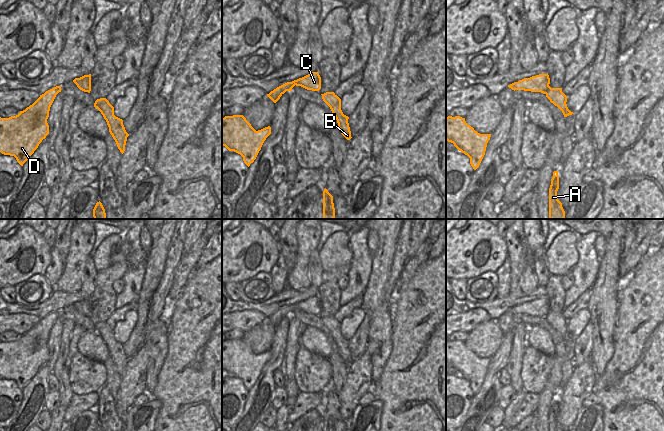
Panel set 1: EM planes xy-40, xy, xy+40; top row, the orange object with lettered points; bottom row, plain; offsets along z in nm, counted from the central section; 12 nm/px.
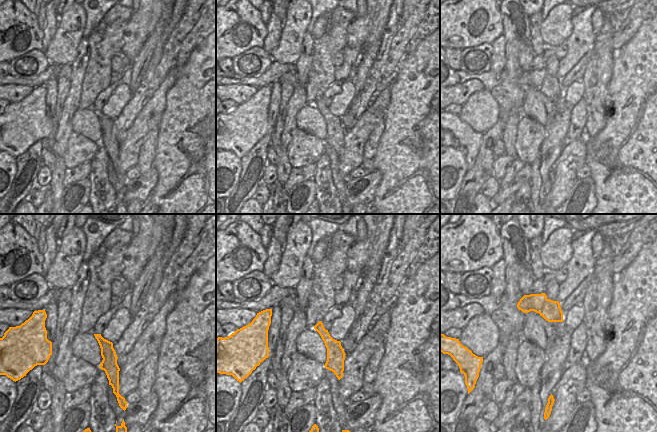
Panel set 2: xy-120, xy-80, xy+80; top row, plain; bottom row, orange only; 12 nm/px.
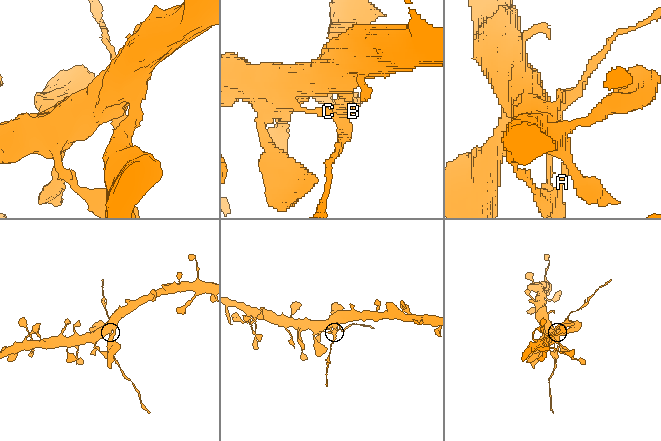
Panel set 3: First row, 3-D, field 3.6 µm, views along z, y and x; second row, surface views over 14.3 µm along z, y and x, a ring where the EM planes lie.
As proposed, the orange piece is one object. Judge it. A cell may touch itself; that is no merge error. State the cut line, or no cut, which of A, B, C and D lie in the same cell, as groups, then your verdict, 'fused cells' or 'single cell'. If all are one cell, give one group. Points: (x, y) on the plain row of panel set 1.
cut in xy along (293, 305), (294, 308), (290, 312); A D / B C; fused cells

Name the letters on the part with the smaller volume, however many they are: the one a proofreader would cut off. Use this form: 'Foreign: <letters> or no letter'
Foreign: B, C

